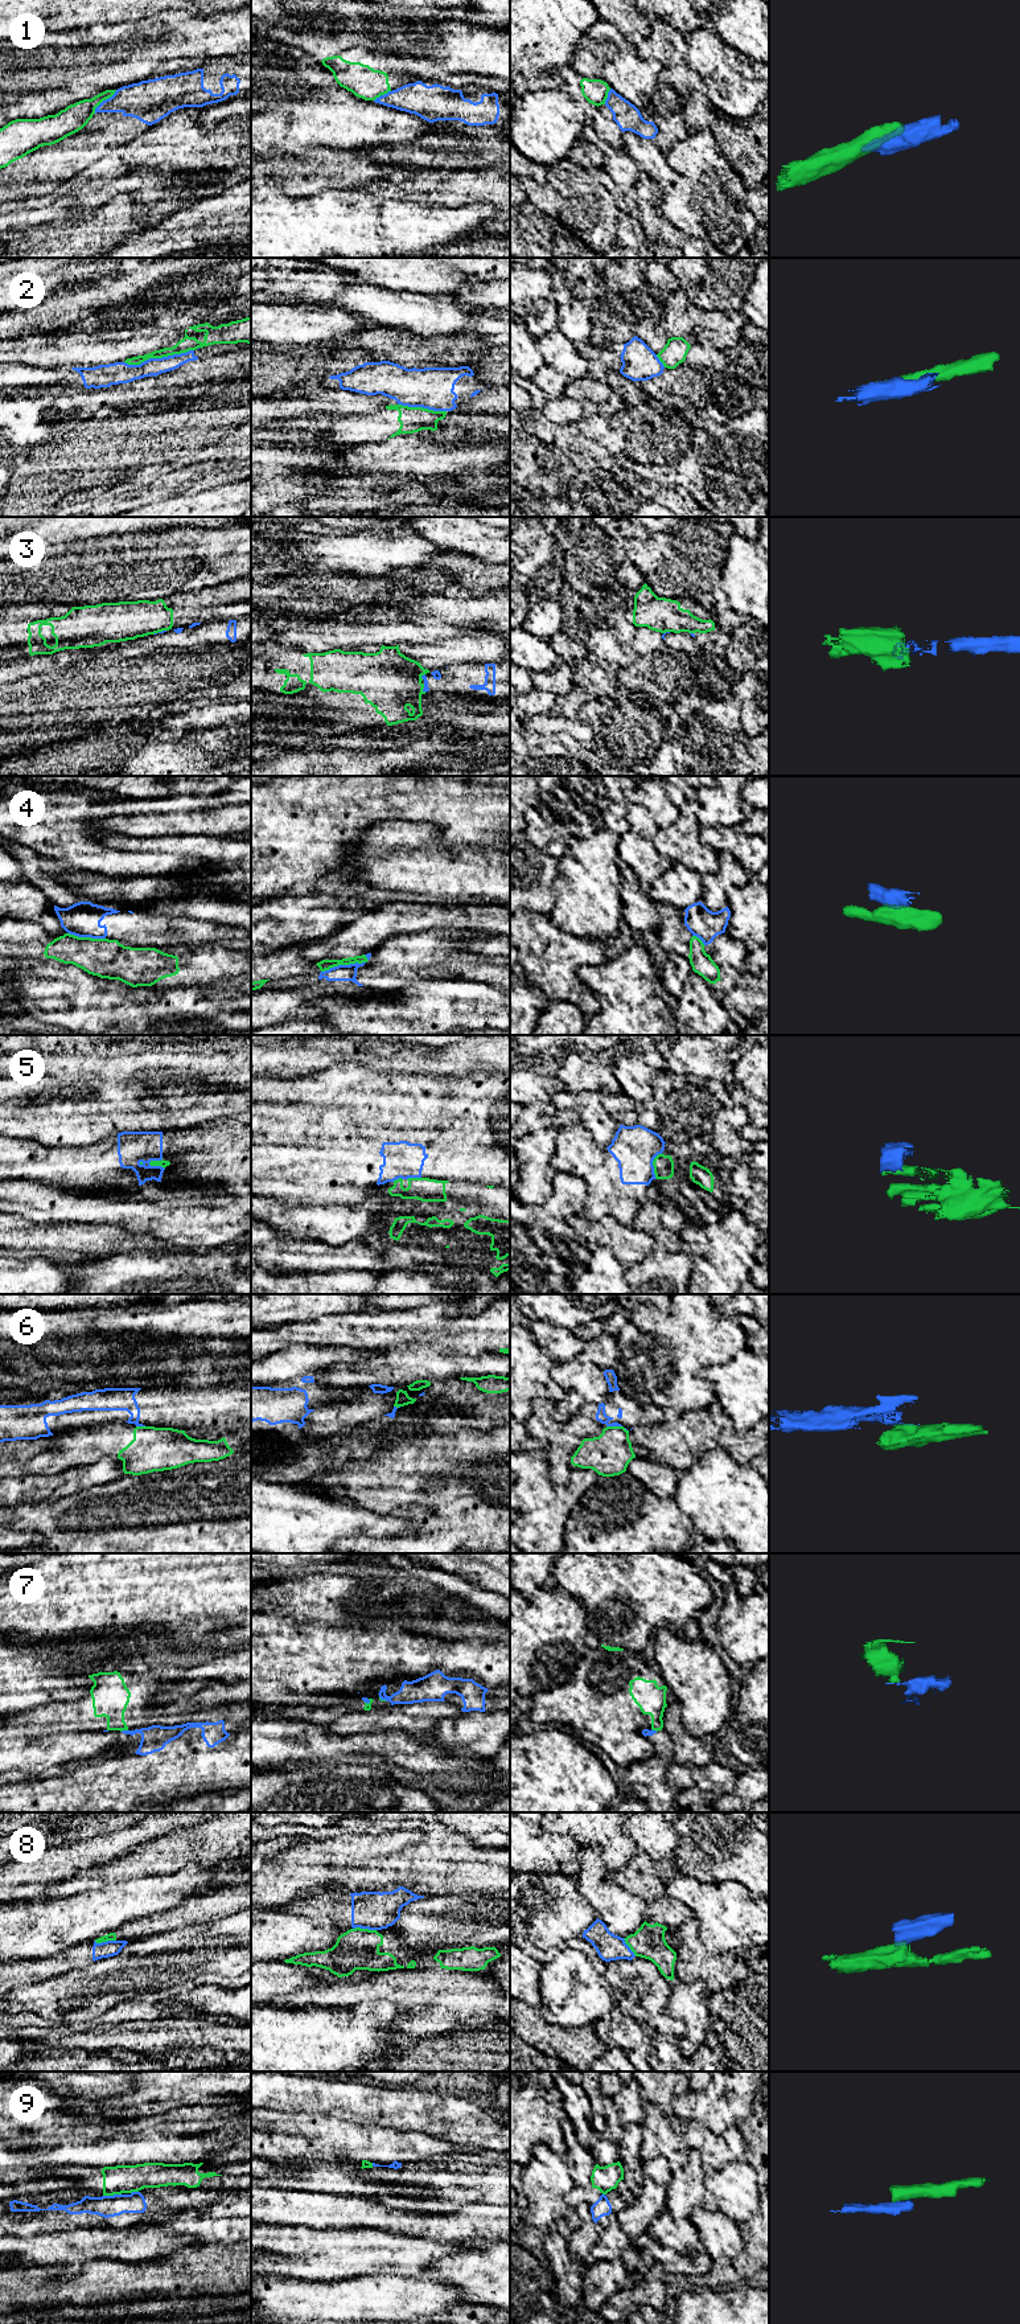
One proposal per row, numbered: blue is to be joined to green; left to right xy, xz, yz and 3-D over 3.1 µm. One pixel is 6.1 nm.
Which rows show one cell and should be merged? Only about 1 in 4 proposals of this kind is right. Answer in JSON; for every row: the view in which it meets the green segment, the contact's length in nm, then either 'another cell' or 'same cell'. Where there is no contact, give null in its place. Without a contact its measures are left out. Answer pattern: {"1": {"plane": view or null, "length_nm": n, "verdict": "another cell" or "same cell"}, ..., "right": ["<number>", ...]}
{"1": {"plane": "xy", "length_nm": 200, "verdict": "another cell"}, "2": {"plane": "xy", "length_nm": 440, "verdict": "another cell"}, "3": {"plane": "xy", "length_nm": 80, "verdict": "another cell"}, "4": {"plane": "xz", "length_nm": 280, "verdict": "another cell"}, "5": {"plane": "xy", "length_nm": 110, "verdict": "another cell"}, "6": {"plane": "yz", "length_nm": 100, "verdict": "another cell"}, "7": {"plane": "xy", "length_nm": 50, "verdict": "another cell"}, "8": {"plane": "xz", "length_nm": 140, "verdict": "another cell"}, "9": {"plane": "xy", "length_nm": 110, "verdict": "another cell"}, "right": []}

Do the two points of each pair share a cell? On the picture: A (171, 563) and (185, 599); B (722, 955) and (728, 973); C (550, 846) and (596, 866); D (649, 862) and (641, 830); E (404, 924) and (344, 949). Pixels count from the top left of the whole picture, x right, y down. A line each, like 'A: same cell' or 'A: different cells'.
A: different cells
B: same cell
C: different cells
D: same cell
E: same cell

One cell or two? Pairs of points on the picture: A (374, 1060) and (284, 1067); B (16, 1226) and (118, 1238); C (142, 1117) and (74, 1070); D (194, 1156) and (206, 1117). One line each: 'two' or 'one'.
A: one
B: one
C: two
D: two

